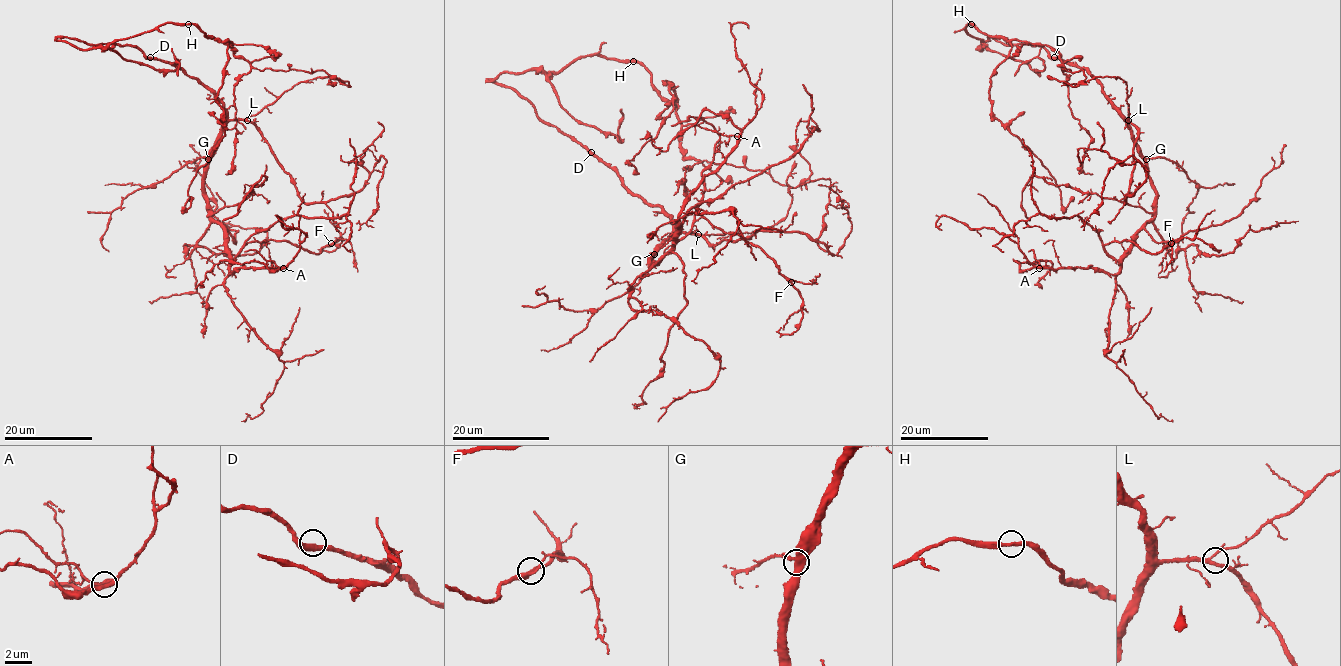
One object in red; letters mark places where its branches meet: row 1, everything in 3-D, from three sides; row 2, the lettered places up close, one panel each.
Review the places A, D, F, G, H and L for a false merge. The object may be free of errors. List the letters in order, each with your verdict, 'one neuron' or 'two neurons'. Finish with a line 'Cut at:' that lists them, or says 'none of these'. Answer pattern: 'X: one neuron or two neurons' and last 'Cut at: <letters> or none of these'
A: one neuron
D: one neuron
F: one neuron
G: one neuron
H: one neuron
L: one neuron
Cut at: none of these

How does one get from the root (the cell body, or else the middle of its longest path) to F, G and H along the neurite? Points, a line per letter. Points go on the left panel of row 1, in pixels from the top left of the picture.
F: (149, 59), (196, 78), (222, 104), (204, 192), (233, 260), (253, 241), (287, 240), (315, 253), (331, 243)
G: (149, 59), (169, 61), (188, 75), (196, 78), (222, 104), (224, 123), (215, 152), (208, 159)
H: (149, 59), (131, 46), (56, 39), (91, 49), (168, 22), (188, 23)

